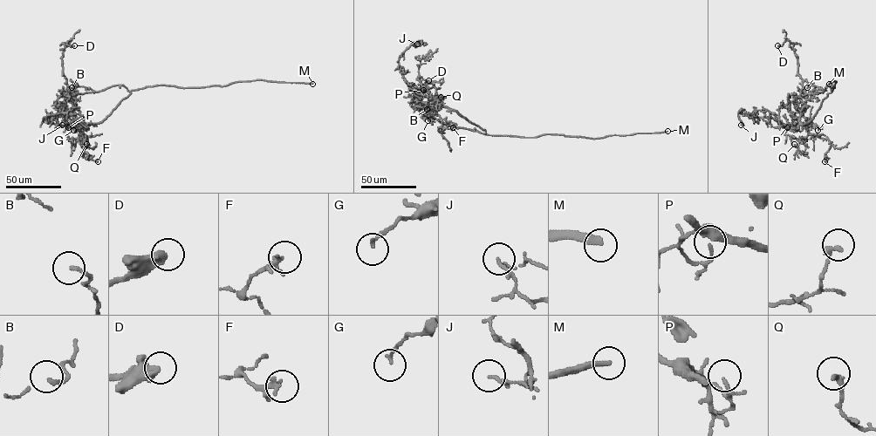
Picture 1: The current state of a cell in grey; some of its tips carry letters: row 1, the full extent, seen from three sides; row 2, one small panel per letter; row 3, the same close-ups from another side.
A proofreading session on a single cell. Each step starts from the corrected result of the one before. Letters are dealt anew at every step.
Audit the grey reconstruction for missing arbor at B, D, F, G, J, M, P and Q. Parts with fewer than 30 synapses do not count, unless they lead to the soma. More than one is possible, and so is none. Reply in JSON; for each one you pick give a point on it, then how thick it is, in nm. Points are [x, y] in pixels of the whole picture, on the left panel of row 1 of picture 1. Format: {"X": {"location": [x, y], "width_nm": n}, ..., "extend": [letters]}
{"M": {"location": [312, 84], "width_nm": 300}, "extend": ["M"]}

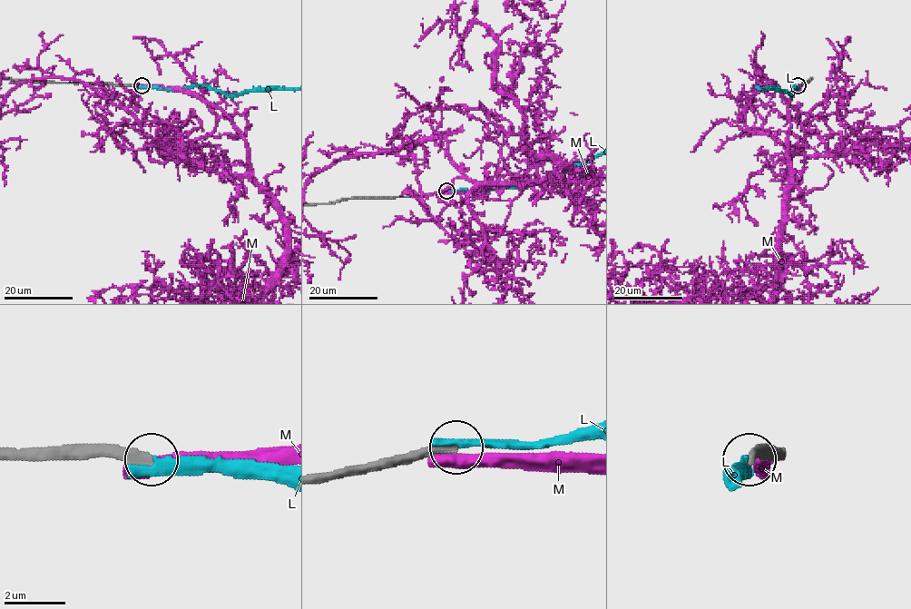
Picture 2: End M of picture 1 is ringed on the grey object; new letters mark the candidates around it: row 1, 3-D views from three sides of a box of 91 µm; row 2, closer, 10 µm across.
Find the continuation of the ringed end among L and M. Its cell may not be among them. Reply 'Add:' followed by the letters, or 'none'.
Add: none

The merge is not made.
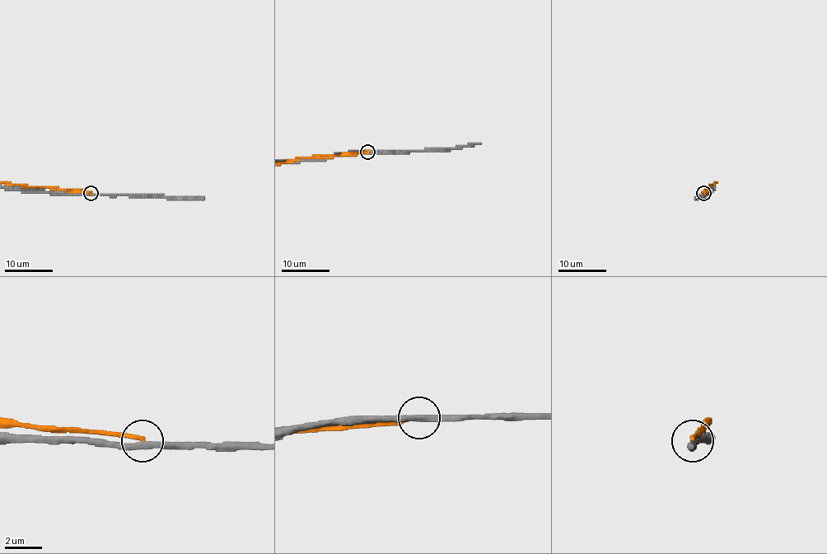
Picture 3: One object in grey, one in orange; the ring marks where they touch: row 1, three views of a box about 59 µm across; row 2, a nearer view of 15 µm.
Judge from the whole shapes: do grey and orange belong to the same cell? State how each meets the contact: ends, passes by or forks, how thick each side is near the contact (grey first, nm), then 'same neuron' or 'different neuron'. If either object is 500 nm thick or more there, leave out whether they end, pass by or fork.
grey passes by | orange ends | 340/240 nm | different neuron

